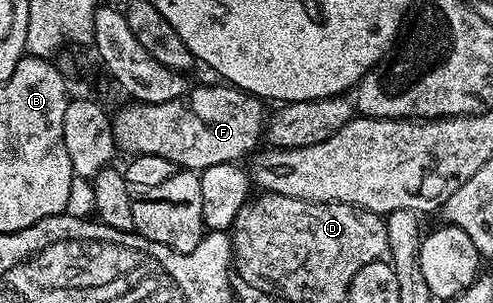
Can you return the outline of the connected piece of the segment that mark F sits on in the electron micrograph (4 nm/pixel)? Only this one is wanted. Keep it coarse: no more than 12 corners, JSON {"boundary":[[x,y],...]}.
{"boundary":[[223,82],[127,102],[116,145],[183,170],[234,164],[264,101]]}

